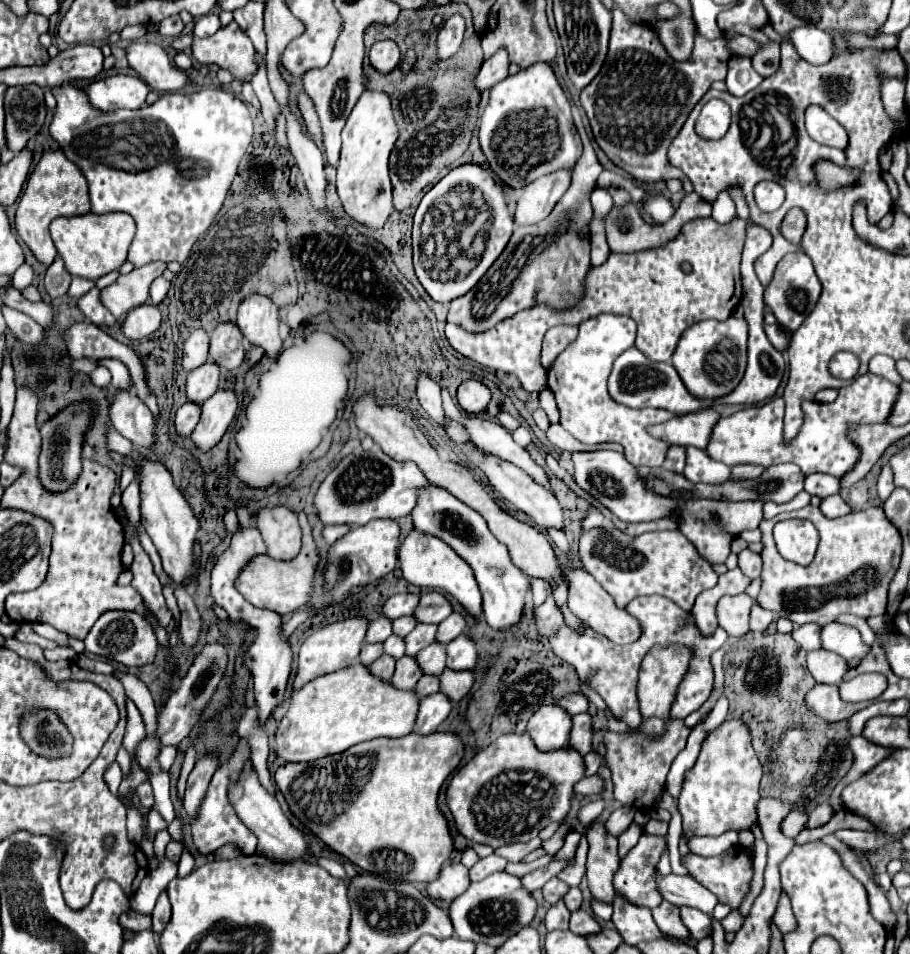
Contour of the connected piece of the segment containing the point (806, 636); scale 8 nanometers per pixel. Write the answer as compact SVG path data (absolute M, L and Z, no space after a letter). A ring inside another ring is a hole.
M802 625L796 631L792 631L792 637L804 651L820 649L820 627L818 625Z

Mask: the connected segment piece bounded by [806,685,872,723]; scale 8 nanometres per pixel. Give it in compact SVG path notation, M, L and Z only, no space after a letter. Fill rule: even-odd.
M816 685L806 695L808 707L828 723L842 721L852 717L856 711L872 705L872 701L864 703L844 703L838 695L838 685Z

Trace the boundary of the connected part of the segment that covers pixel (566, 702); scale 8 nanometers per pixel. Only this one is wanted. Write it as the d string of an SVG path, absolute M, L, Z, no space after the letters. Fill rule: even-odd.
M570 693L570 695L562 697L556 705L562 707L568 715L578 715L578 713L586 713L588 699L582 693Z

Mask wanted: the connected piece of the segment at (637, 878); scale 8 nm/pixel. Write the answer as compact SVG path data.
M642 833L638 845L620 861L620 869L614 875L614 889L616 893L620 893L622 897L628 897L628 901L632 901L634 905L642 905L648 909L654 909L660 905L662 895L656 887L656 865L662 857L662 853L668 847L668 837L660 837L660 835L648 835Z

